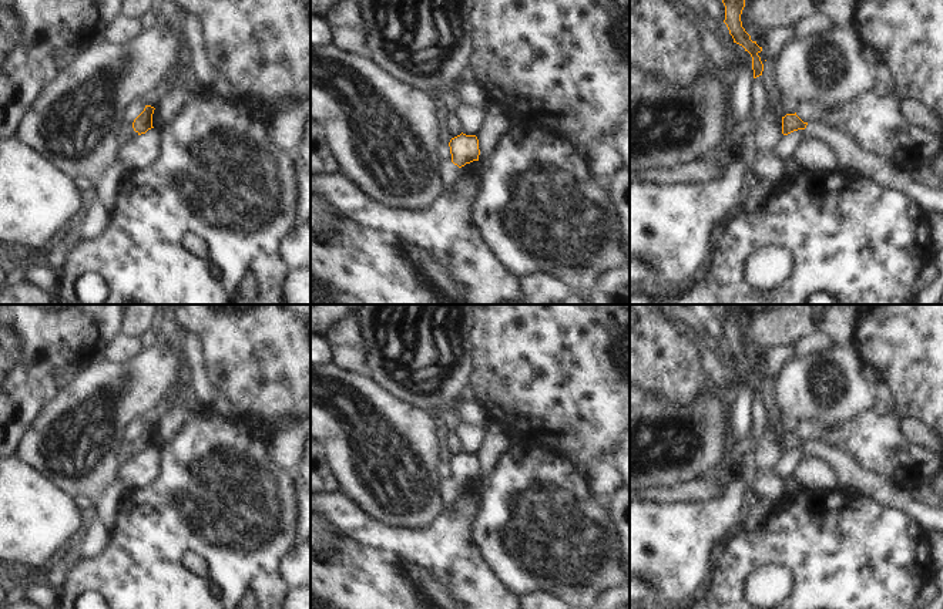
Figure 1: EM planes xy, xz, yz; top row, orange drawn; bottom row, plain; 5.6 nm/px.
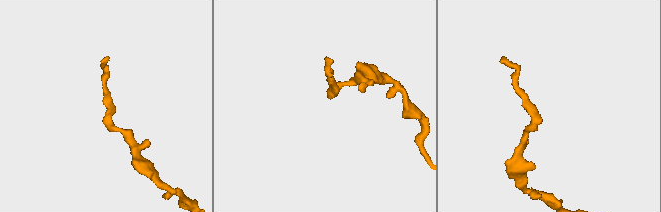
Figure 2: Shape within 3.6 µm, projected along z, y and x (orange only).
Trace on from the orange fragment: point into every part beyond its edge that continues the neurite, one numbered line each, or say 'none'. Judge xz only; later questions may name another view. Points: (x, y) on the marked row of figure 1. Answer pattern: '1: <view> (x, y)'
1: xz (449, 171).

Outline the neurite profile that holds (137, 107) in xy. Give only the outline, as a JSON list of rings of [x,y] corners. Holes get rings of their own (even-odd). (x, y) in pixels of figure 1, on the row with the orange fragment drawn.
[[[141,100],[134,101],[125,111],[123,127],[132,125],[134,120],[144,111],[145,104]]]

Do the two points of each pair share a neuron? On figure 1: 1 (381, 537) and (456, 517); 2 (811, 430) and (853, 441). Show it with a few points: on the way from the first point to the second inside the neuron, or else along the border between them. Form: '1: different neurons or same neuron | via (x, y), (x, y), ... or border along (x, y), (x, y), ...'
1: same neuron | via (399, 538), (435, 538), (438, 535)
2: different neurons | border along (818, 430), (814, 436)

